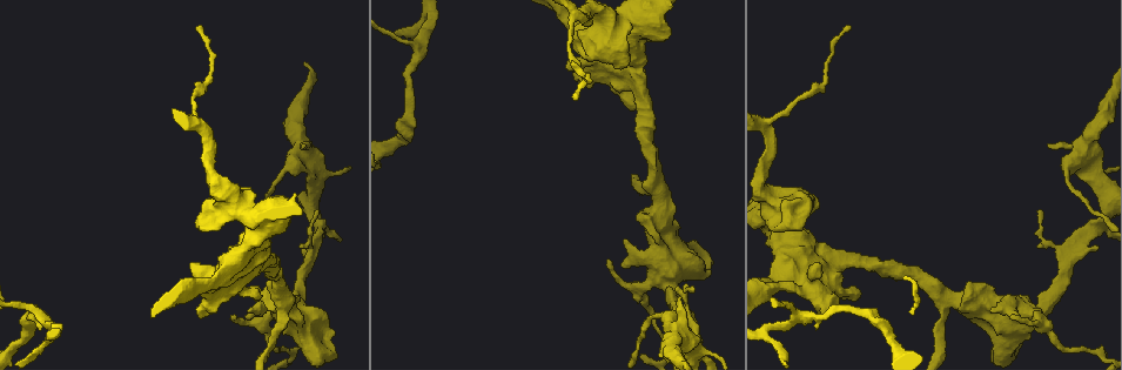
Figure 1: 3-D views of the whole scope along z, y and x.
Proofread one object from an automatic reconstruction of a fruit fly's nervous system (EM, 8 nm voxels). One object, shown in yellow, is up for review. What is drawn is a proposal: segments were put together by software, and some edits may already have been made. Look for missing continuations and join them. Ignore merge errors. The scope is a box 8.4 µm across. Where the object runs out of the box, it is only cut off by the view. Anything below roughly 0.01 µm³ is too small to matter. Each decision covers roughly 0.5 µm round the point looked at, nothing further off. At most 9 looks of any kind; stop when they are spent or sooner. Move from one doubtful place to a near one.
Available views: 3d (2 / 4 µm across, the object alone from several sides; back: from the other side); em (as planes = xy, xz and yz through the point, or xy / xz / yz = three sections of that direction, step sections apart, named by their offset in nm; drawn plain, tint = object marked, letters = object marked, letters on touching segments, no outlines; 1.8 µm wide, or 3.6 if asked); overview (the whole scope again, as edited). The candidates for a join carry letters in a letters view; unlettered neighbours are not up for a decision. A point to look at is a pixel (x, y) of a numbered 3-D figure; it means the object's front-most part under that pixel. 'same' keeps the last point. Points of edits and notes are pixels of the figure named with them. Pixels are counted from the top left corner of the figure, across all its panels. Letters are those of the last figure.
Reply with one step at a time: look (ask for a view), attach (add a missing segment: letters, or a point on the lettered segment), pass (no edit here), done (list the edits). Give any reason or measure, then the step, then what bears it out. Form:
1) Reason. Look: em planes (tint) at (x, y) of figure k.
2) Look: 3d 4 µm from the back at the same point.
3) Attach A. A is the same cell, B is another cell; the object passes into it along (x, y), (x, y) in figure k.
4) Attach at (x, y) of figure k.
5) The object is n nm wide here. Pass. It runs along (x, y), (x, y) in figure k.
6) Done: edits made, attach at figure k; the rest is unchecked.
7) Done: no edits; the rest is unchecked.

Branch point. Look: 3d 4 µm at (783, 284) of figure 1.

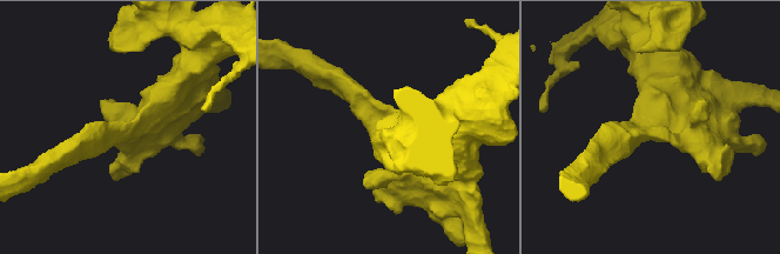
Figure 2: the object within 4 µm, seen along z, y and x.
Need the tissue. Look: em 3.6 µm planes (tint) at (650, 132) of figure 2.

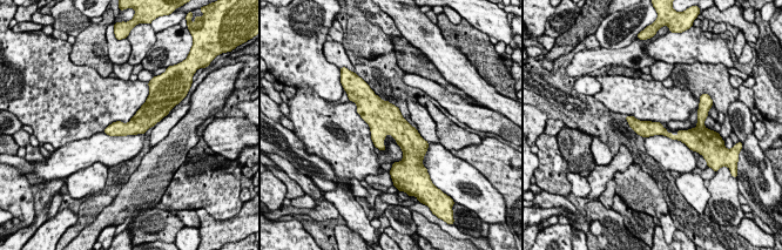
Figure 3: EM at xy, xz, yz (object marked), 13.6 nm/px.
Look: em 3.6 µm planes (letters) at the same point.

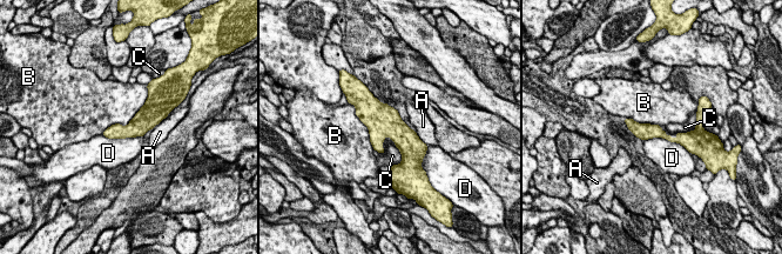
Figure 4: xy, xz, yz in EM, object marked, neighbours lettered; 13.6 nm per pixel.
The object is 220 nm wide here. Pass. A, B, C and D are other cells; it runs along (628, 121), (671, 139), (686, 136) in figure 4; none of them fits.

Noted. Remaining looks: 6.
Look: em 3.6 µm planes (letters) at (669, 32) of figure 1.

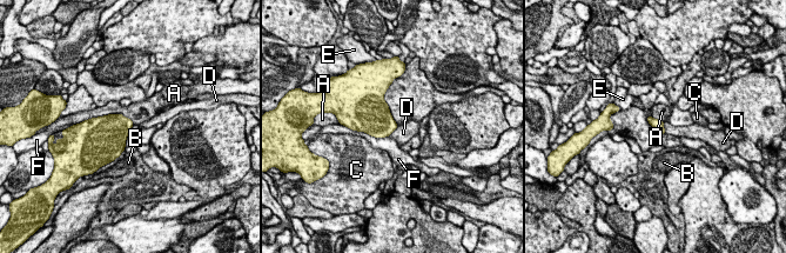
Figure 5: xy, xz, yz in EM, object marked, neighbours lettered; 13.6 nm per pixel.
Pass. A, B, C, D, E and F are other cells; a border runs along (89, 118), (122, 114), (134, 124) in figure 5; none of them fits.

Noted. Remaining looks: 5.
Free end. Look: em 3.6 µm xy step 8 (letters) at (709, 269) of figure 1.

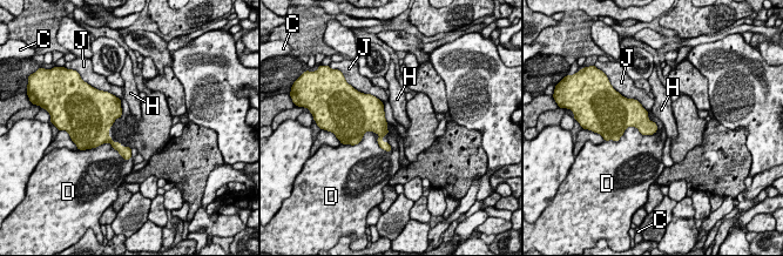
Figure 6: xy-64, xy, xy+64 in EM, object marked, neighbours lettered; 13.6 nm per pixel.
Look: em 3.6 µm planes (letters) at the same point.

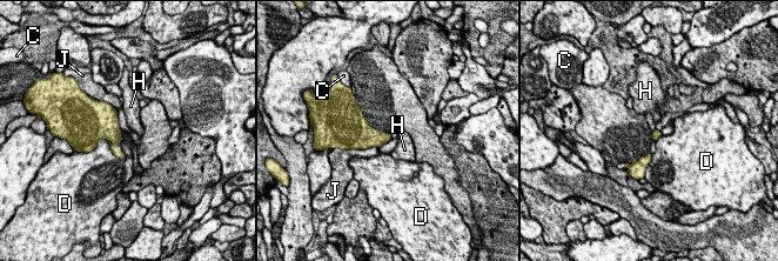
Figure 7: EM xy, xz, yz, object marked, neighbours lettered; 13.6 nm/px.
Pass. C, D, H and J are other cells; none of them fits.

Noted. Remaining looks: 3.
Three-way junction. Look: 3d 4 µm at (801, 314) of figure 1.

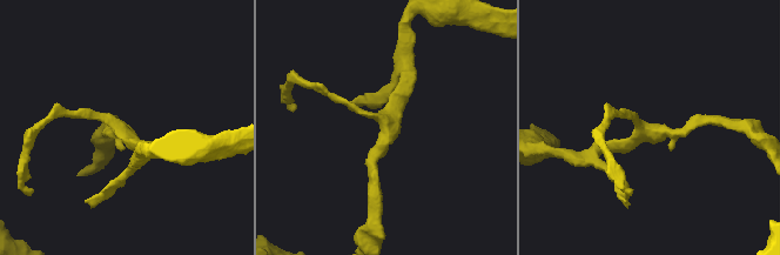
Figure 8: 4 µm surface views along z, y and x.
Look: em planes (letters) at (648, 129) of figure 8.

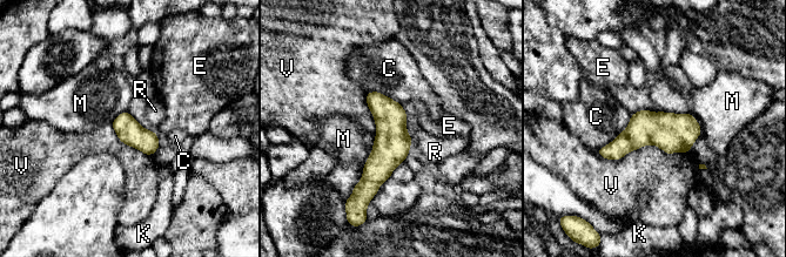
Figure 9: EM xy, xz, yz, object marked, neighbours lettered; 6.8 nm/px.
Pass. C, E, K, M, R and V are other cells; none of them fits.

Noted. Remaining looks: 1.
Done: no edits; the rest is unchecked.

